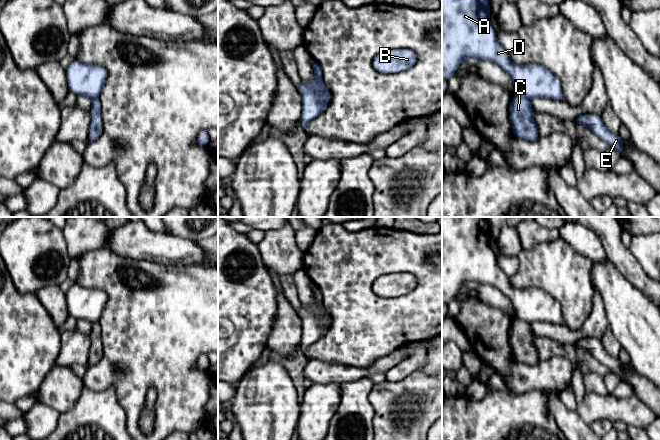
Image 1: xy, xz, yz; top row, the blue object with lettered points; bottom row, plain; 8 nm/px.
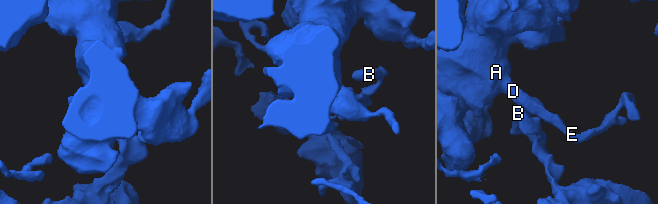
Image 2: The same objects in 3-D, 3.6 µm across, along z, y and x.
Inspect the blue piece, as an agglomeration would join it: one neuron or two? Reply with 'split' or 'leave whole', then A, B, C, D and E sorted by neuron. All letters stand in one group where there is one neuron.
split; groups A D E / B C

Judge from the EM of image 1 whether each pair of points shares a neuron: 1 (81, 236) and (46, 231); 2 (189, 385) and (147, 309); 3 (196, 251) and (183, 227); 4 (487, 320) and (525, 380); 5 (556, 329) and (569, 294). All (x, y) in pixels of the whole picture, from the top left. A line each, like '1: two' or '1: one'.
1: two
2: one
3: two
4: one
5: two

